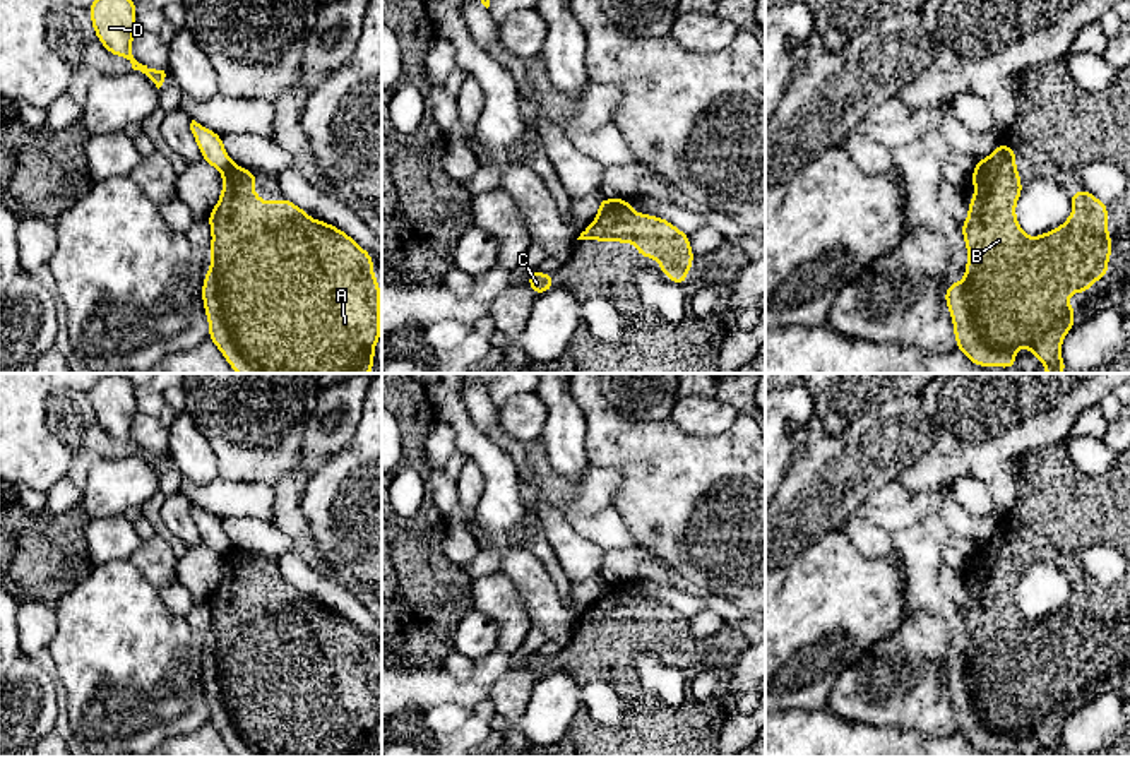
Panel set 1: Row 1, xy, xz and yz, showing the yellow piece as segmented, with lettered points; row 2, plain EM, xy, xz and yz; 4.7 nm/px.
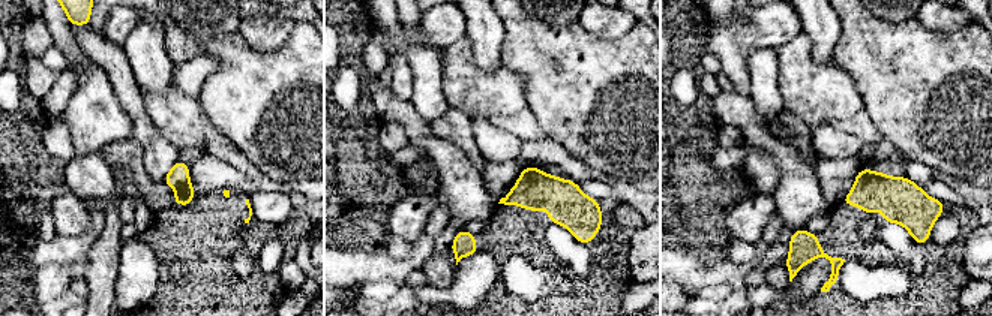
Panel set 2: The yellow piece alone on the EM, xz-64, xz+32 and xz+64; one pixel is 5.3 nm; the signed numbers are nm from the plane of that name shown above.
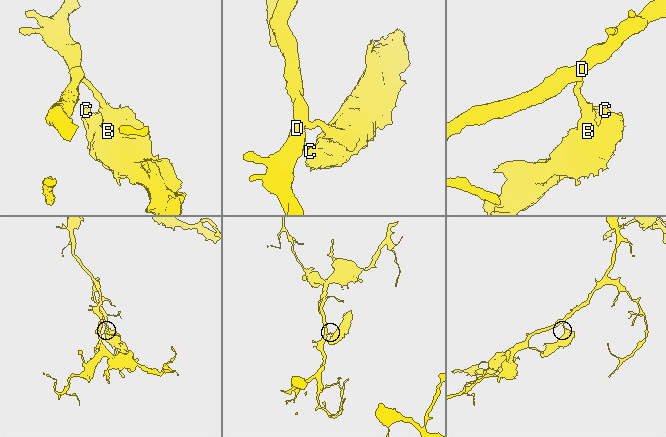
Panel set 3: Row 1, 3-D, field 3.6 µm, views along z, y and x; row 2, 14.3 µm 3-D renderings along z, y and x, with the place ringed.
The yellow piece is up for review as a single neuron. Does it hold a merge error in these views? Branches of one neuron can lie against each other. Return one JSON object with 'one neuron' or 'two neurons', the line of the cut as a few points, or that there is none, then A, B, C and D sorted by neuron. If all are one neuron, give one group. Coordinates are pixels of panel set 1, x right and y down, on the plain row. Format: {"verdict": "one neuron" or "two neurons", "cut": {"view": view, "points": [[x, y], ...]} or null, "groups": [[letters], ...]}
{"verdict": "two neurons", "cut": {"view": "xy", "points": [[231, 547], [223, 555]]}, "groups": [["A", "B", "C"], ["D"]]}

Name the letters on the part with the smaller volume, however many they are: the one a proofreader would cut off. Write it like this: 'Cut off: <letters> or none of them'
Cut off: A, B, C

